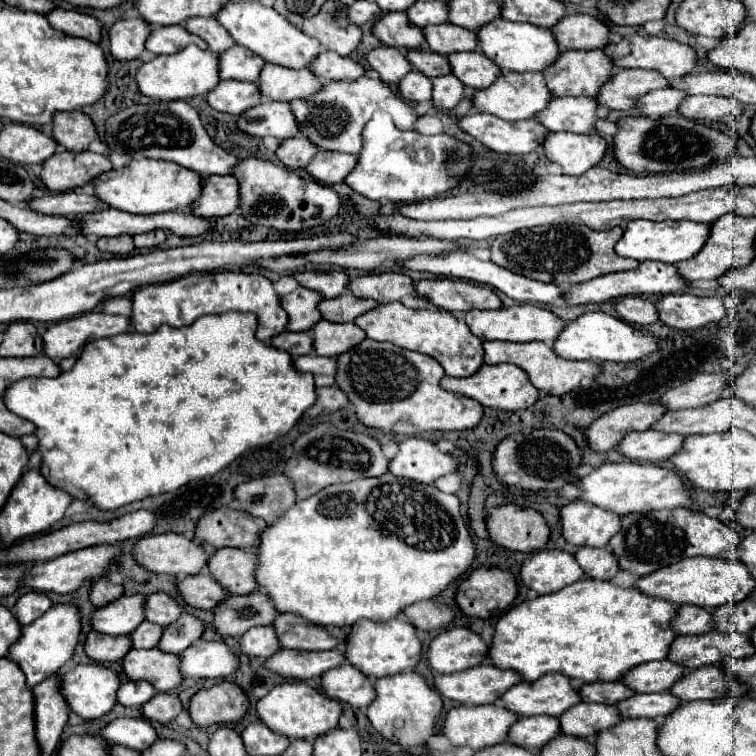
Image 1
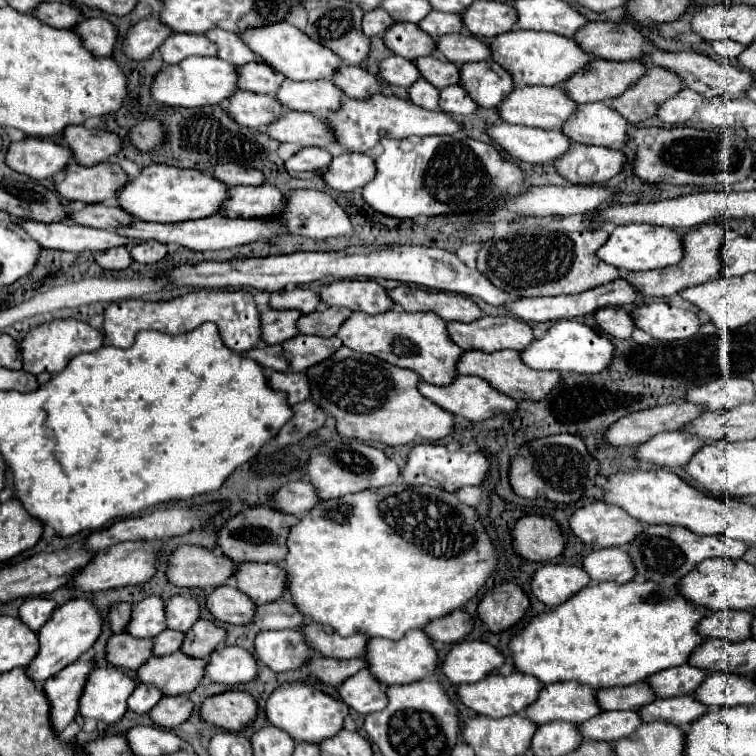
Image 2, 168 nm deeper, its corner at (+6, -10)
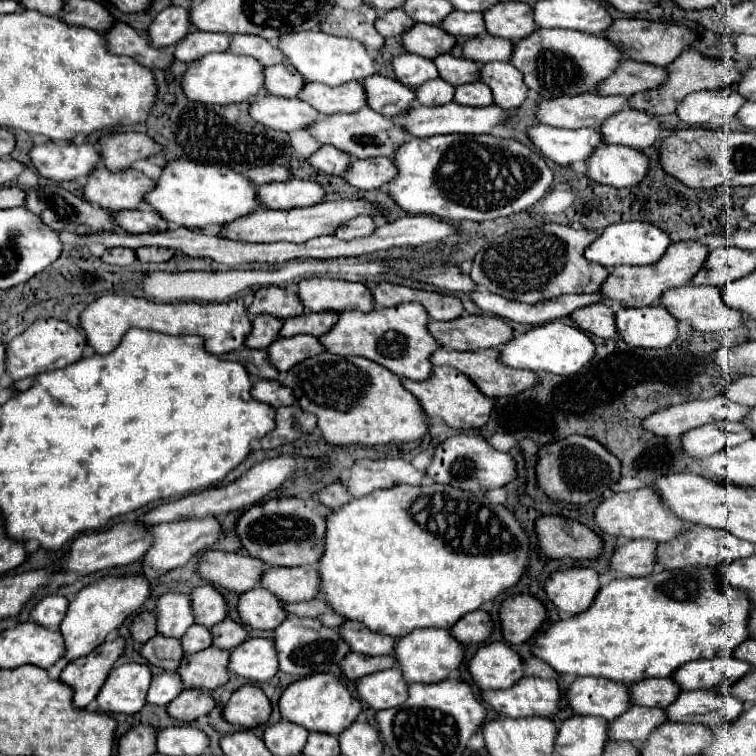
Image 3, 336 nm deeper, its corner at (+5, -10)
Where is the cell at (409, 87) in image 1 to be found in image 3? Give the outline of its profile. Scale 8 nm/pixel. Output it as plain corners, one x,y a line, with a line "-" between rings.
437,77
437,79
417,87
415,93
417,93
417,101
421,105
445,105
445,103
453,101
453,91
455,91
455,87
451,83
445,83
445,79

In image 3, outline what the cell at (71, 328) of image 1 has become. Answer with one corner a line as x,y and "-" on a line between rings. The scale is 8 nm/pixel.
37,319
21,335
17,335
13,341
7,343
5,373
9,379
19,381
25,377
35,377
43,371
61,369
61,367
67,367
67,365
79,361
83,357
85,347
87,347
85,335
79,333
69,323
57,321
57,319

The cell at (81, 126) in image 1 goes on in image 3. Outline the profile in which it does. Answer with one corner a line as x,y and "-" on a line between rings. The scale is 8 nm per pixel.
111,133
101,139
101,157
107,169
121,171
129,169
135,161
153,157
161,151
161,145
157,145
151,137
145,133

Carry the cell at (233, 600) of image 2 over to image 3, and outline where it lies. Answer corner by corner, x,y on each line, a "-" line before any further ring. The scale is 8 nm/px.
255,587
239,597
239,615
253,629
275,629
287,615
283,603
265,587

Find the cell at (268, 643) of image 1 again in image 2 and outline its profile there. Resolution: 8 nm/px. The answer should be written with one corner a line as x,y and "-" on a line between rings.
296,629
262,631
254,639
256,659
276,673
302,669
314,653
306,647
304,637

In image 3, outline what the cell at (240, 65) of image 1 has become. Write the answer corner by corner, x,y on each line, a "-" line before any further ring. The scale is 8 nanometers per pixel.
281,63
273,67
265,67
265,87
279,97
297,97
301,91
301,85
305,85
305,79
293,71
293,67

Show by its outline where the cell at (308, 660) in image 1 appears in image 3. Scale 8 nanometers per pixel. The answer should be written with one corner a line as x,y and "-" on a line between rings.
349,653
343,661
341,661
341,669
345,673
347,679
361,679
365,675
383,671
383,669
391,669
395,667
397,661
393,659
393,655
381,655
381,657
369,657
369,655
361,655
361,653

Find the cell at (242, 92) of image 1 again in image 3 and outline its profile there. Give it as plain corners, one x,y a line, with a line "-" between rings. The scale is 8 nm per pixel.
259,97
251,103
251,117
265,127
277,131
297,131
307,129
319,119
319,111
309,107
309,103
293,97

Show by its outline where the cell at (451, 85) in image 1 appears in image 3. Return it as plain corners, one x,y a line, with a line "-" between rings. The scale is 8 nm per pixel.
475,81
469,85
459,85
455,89
455,101
471,107
487,107
493,103
493,95
483,81

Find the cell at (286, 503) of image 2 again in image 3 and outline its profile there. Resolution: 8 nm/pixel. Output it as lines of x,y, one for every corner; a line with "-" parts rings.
343,483
327,485
323,491
315,493
315,497
317,497
323,505
327,505
327,507
331,507
331,509
337,509
337,507
341,507
341,505
345,505
345,503
349,503
349,501
353,499
353,495
349,495
349,491
345,491
345,485
343,485

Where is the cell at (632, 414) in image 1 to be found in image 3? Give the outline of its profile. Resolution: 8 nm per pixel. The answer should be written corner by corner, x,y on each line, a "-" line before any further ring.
721,393
711,399
695,399
657,411
645,419
643,427
661,437
681,437
685,431
713,421
741,421
749,411
749,407
733,403
725,393

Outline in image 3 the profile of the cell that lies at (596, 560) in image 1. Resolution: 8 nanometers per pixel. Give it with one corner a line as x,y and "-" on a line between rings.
637,539
629,541
615,549
611,559
611,569
621,571
629,577
645,577
651,575
657,565
657,541
653,539

